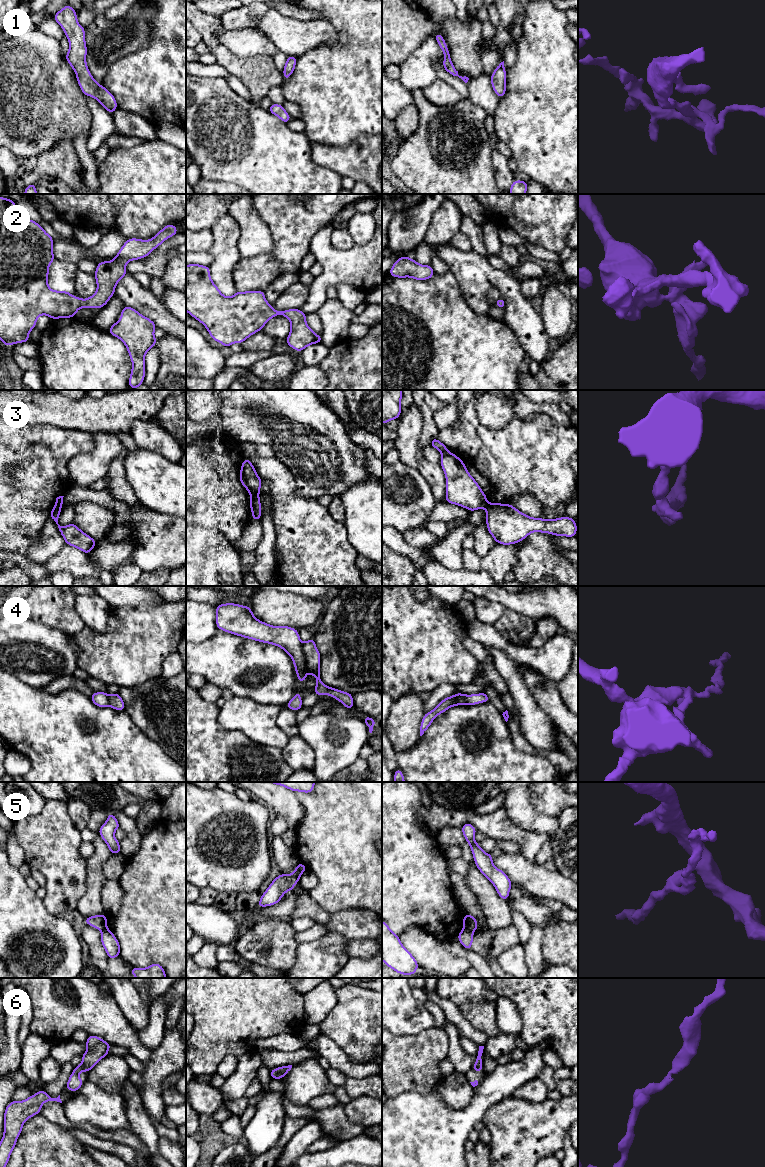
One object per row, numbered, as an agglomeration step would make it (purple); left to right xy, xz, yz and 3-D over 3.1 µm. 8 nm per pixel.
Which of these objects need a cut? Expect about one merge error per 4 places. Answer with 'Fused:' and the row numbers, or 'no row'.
Fused: 3, 5

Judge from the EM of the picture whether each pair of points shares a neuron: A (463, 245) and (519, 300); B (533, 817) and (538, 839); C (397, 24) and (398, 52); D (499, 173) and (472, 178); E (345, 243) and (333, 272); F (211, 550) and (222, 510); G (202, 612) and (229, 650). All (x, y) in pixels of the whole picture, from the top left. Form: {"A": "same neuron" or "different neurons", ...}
{"A": "different neurons", "B": "different neurons", "C": "same neuron", "D": "different neurons", "E": "different neurons", "F": "different neurons", "G": "different neurons"}

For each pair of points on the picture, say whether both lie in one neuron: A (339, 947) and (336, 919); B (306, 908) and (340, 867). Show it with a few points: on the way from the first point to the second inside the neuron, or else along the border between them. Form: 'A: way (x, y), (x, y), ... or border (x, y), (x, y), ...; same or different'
A: border (328, 931), (339, 933), (349, 940); different
B: border (307, 894), (330, 914); different

